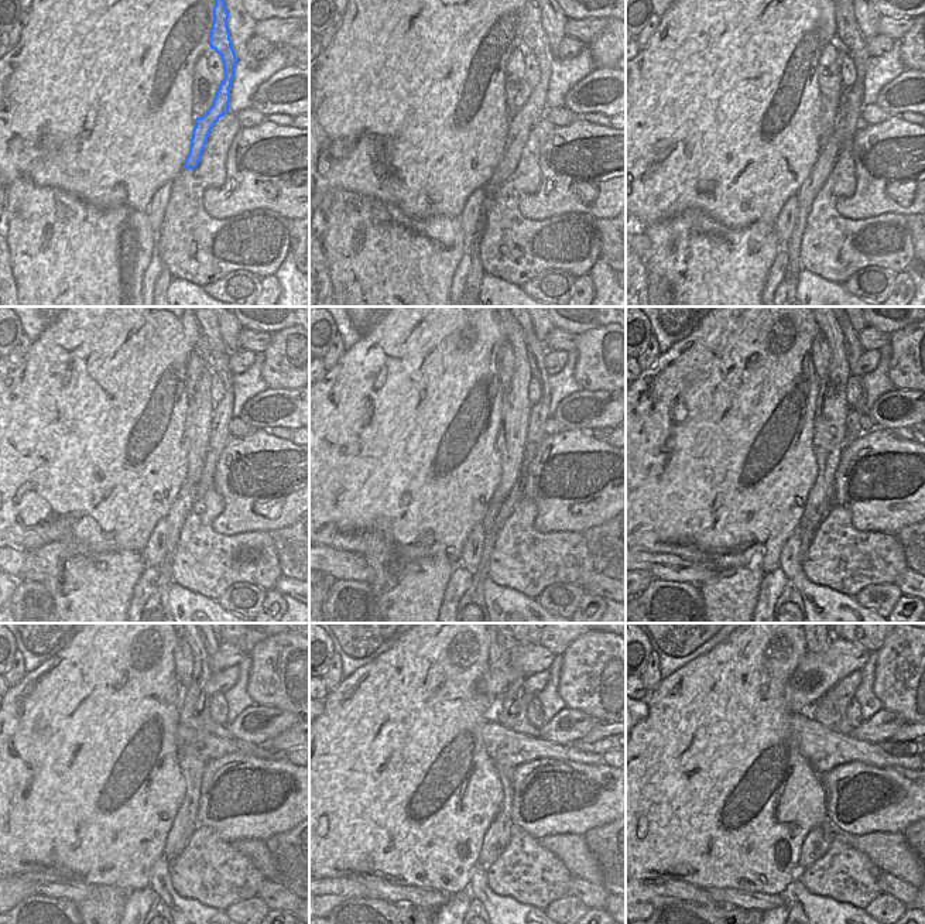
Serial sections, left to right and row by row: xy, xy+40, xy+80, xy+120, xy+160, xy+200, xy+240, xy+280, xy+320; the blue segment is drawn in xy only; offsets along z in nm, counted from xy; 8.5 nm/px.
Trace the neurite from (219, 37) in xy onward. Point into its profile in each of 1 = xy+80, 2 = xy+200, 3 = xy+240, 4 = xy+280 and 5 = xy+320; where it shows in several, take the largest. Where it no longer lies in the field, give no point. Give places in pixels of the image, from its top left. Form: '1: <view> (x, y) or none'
1: xy+80 (826, 158)
2: xy+200 (791, 594)
3: xy+240 (158, 910)
4: xy+280 (476, 910)
5: xy+320 (794, 907)

